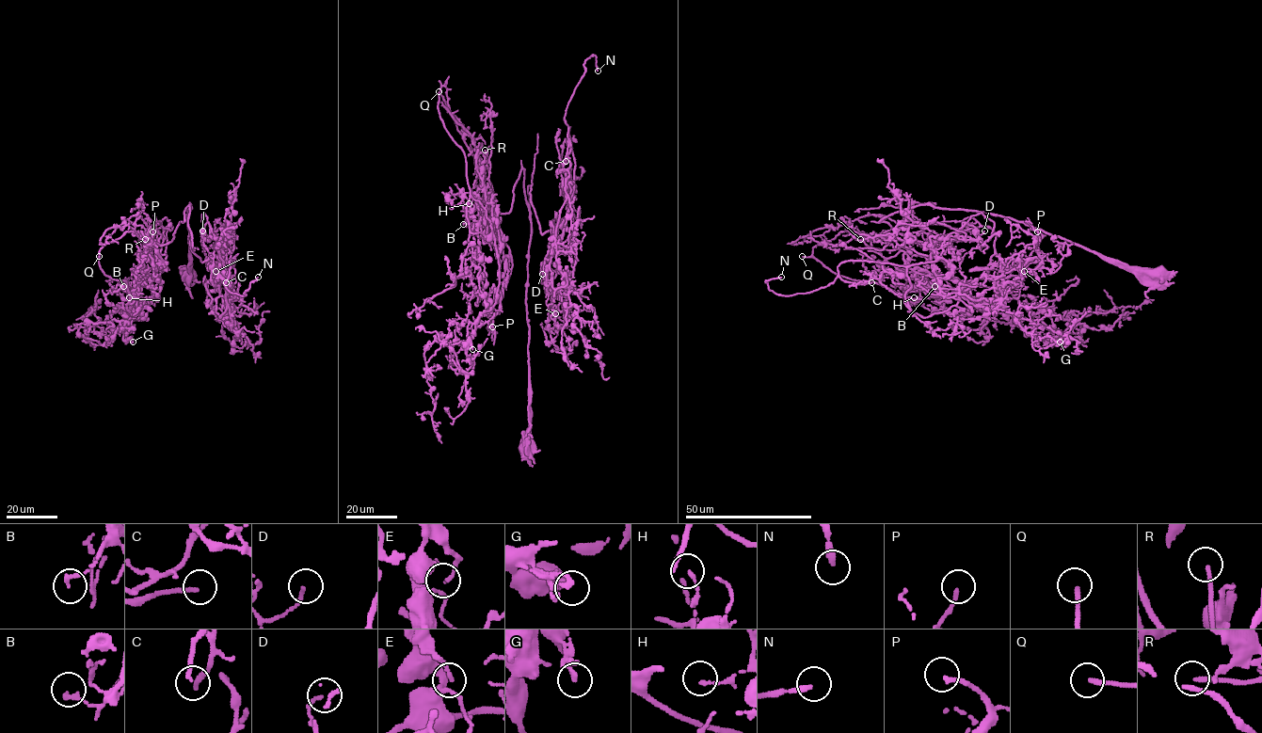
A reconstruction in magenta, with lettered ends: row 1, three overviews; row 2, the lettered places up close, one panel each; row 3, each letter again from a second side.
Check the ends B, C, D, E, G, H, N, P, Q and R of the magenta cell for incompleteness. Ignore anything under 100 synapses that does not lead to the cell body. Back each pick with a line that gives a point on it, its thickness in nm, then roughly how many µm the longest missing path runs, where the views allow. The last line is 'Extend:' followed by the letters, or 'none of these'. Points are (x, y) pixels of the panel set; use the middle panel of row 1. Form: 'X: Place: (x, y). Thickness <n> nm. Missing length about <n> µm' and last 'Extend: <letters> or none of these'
C: Place: (566, 161). Thickness 170 nm. Missing length about 120 µm
N: Place: (598, 71). Thickness 260 nm. Missing length about 200 µm
Q: Place: (439, 91). Thickness 220 nm. Missing length about 200 µm
Extend: C, N, Q

